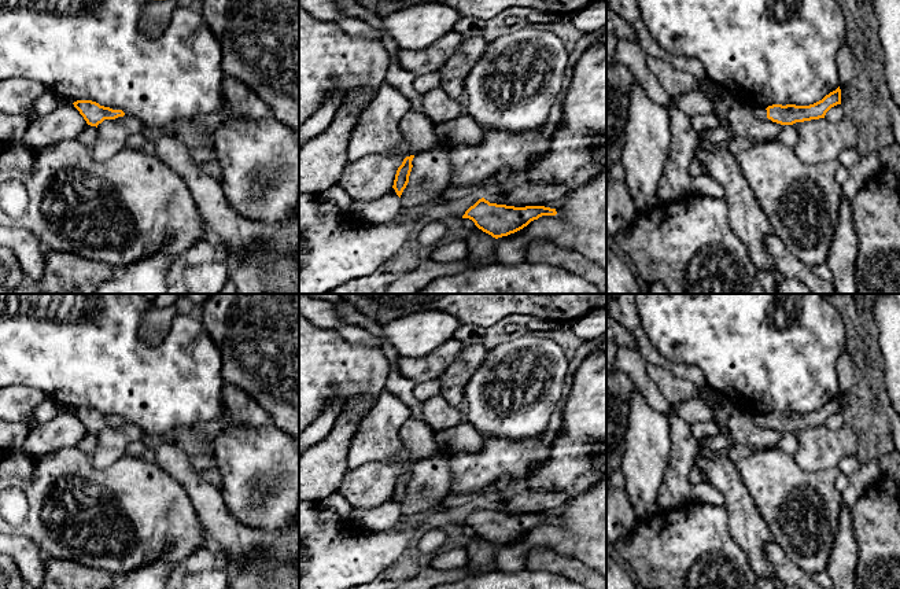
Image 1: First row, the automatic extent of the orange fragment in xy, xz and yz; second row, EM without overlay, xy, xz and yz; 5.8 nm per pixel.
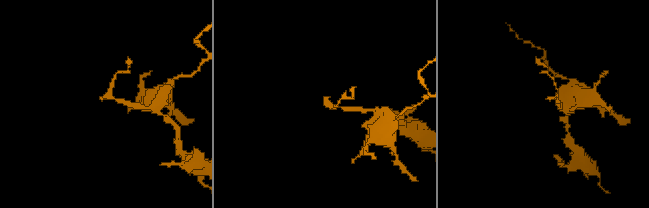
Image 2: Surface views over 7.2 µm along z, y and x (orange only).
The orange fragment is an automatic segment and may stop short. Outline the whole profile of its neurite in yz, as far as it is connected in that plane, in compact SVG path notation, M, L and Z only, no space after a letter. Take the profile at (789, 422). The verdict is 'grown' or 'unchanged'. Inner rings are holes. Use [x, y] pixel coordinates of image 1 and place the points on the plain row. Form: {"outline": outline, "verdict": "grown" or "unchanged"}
{"outline": "M840 394L836 398L826 402L822 408L809 413L772 412L767 416L756 415L753 416L753 420L760 427L768 426L772 430L781 432L793 432L796 430L825 426L826 420L837 412L841 412Z", "verdict": "grown"}

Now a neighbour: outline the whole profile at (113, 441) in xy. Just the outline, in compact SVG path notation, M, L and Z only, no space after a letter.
M123 423L97 432L97 449L88 454L91 464L106 468L126 454L128 446L143 438L139 426Z

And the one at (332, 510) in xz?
M339 490L318 501L318 526L321 529L350 522L351 504Z

